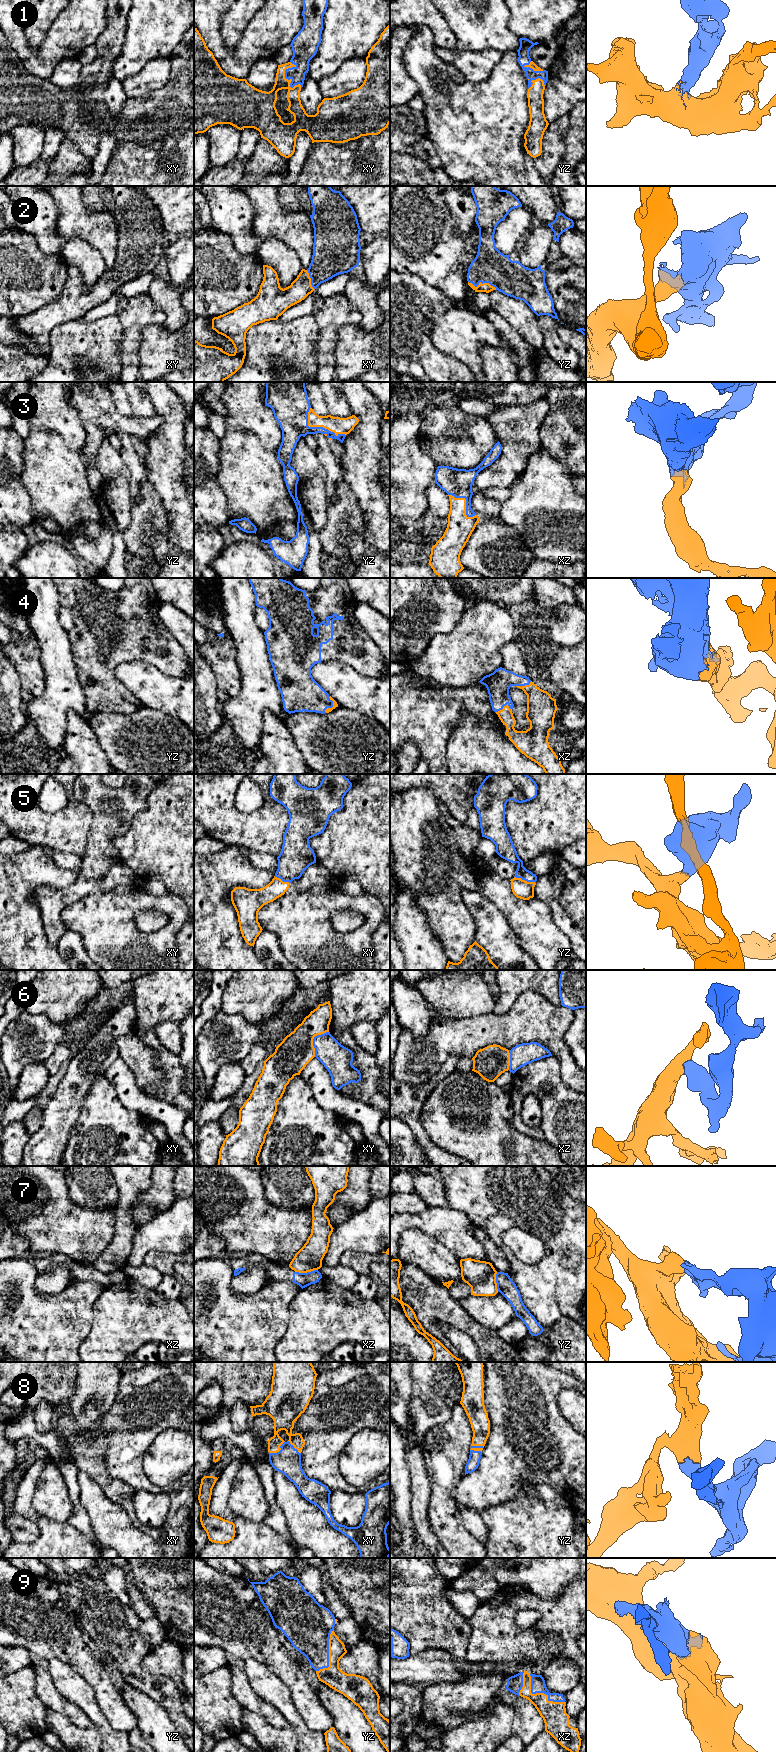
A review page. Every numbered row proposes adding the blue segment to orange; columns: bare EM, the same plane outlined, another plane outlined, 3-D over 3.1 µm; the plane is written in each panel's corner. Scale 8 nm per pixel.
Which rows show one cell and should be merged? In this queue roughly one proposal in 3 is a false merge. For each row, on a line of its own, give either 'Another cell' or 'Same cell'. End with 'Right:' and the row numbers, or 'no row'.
1: Same cell
2: Same cell
3: Same cell
4: Same cell
5: Same cell
6: Another cell
7: Another cell
8: Same cell
9: Same cell
Right: 1, 2, 3, 4, 5, 8, 9

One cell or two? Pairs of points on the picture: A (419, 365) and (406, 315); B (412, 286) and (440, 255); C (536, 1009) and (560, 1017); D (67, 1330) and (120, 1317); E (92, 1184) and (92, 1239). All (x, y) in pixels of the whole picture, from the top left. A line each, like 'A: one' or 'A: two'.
A: one
B: two
C: one
D: two
E: two

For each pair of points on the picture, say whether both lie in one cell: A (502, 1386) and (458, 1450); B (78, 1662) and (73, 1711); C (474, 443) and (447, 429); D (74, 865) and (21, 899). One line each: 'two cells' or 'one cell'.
A: two cells
B: one cell
C: one cell
D: two cells

